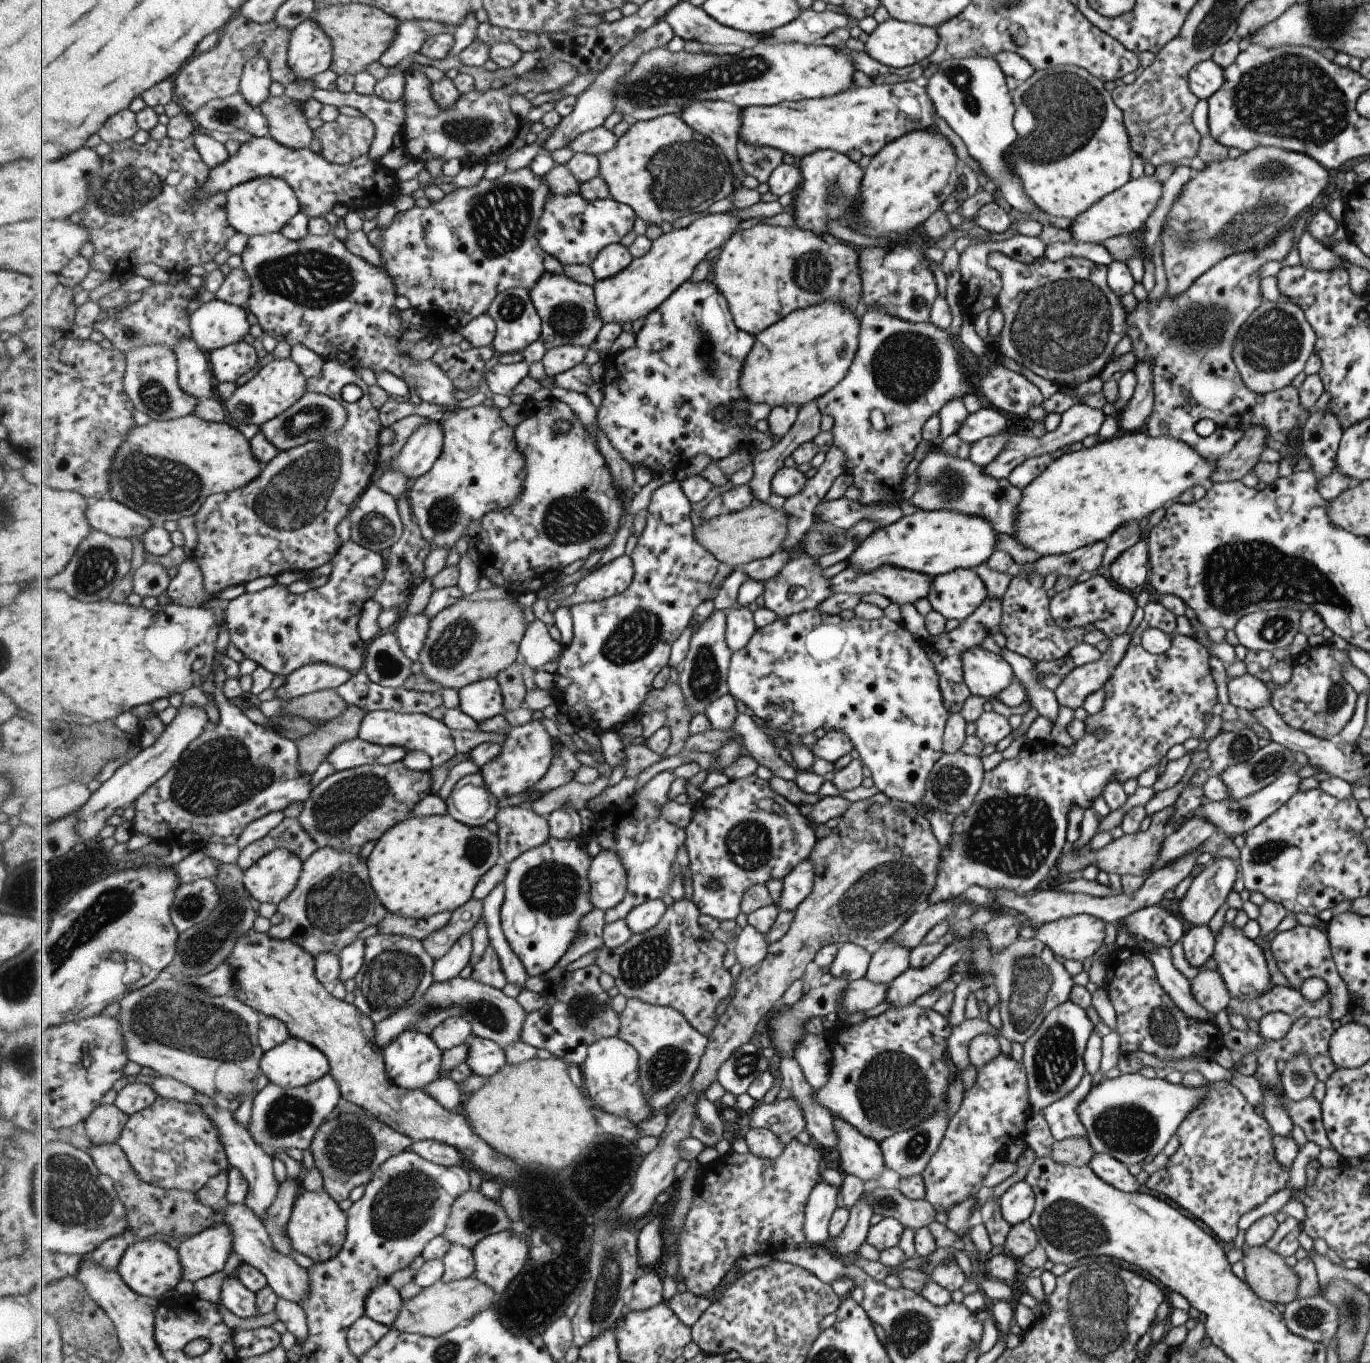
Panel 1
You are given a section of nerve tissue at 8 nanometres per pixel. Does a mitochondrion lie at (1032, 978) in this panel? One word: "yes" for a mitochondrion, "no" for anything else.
yes

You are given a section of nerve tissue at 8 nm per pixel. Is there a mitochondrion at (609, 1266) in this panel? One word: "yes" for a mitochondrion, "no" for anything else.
yes

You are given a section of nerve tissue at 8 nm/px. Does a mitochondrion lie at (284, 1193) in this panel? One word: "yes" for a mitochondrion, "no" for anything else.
no

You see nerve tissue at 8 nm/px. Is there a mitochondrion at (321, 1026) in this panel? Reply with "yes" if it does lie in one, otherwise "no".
no

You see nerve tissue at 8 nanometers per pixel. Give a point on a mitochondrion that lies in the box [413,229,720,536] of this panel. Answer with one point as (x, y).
(567, 319)

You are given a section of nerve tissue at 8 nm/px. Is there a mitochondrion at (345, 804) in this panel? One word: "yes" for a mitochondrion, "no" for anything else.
yes

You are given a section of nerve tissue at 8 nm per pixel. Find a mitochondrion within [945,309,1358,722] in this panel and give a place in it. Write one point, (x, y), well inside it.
(1237, 574)

